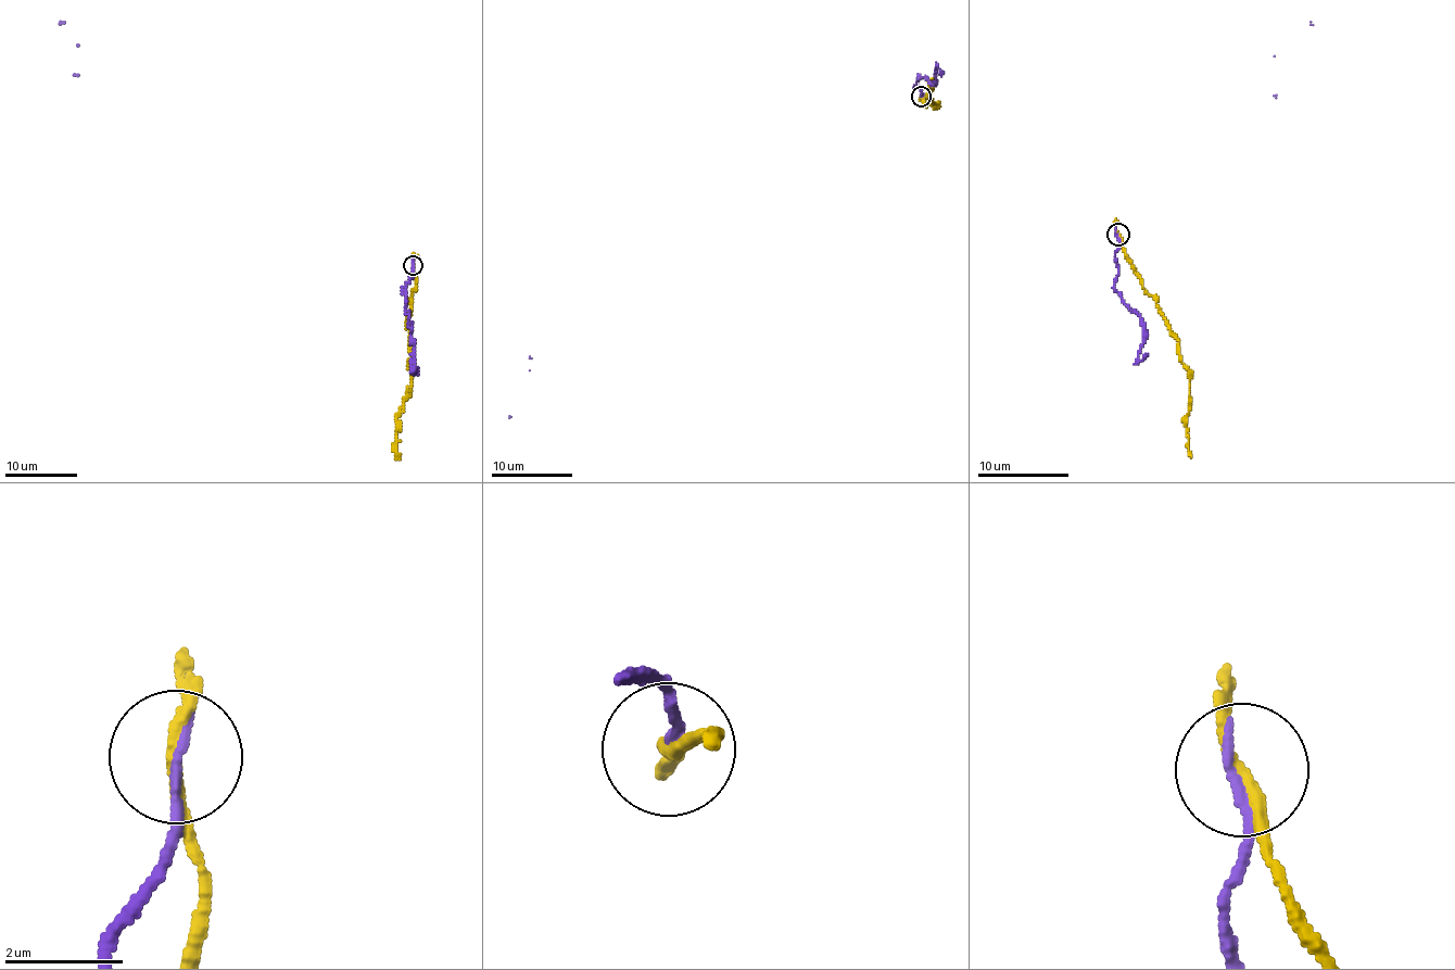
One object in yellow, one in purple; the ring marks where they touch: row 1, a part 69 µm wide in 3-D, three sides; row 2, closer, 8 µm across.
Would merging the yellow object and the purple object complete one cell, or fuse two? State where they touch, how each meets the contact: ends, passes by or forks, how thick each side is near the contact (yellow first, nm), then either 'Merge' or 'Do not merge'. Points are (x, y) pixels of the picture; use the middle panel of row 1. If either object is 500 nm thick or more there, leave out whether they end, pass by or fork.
Place: (921, 97). At the ring yellow passes by. At the ring purple ends. Thickness 200 nm (yellow) against 200 nm. Do not merge

